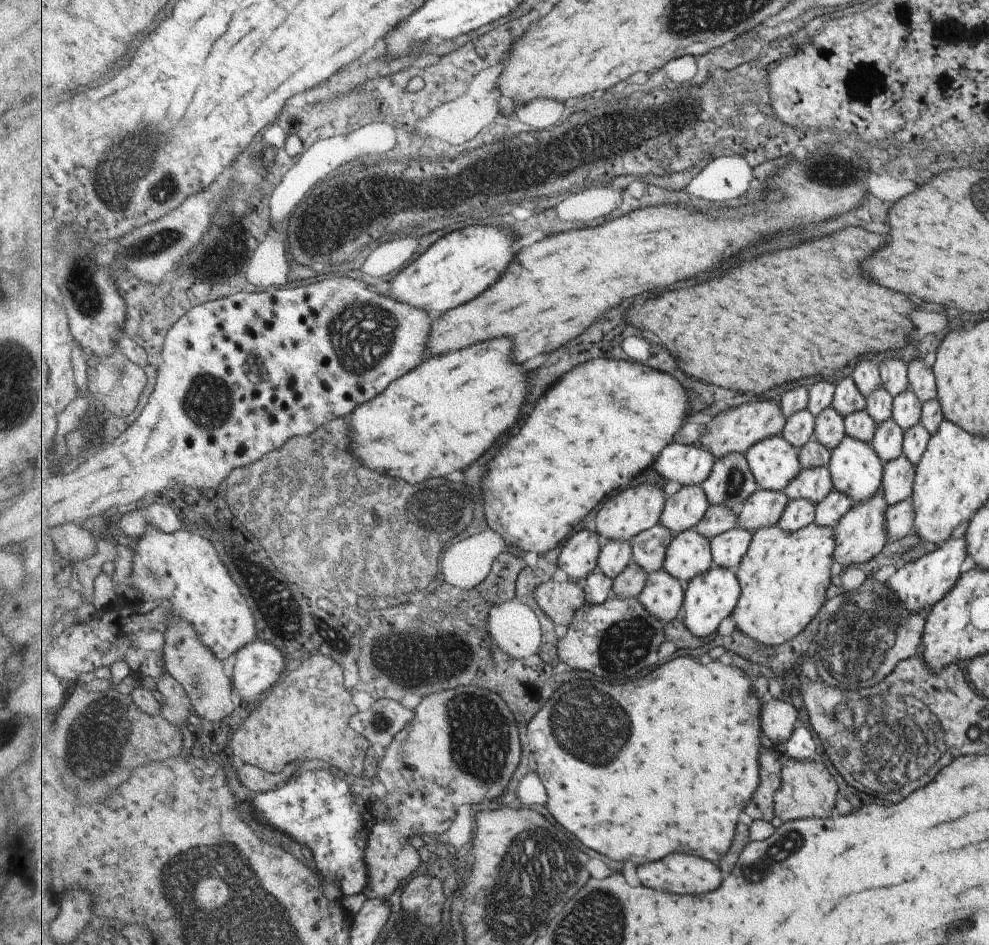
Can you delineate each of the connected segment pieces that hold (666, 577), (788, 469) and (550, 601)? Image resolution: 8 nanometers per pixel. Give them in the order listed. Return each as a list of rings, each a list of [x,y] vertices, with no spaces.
[[[665,568],[649,575],[649,581],[639,599],[652,614],[666,624],[683,617],[687,585]]]
[[[784,435],[759,442],[747,454],[760,488],[785,491],[800,476],[800,451]]]
[[[569,578],[564,582],[556,579],[544,583],[536,592],[536,602],[546,610],[554,622],[568,628],[572,626],[578,610],[586,606],[586,590],[583,583]]]

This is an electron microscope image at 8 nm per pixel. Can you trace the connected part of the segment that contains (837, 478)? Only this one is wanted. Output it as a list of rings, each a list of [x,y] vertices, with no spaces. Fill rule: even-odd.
[[[845,435],[844,440],[831,450],[831,457],[827,466],[831,471],[831,479],[834,481],[834,488],[850,498],[850,502],[864,504],[868,502],[876,492],[881,491],[883,475],[882,460],[872,450],[870,444],[856,440],[855,437]]]

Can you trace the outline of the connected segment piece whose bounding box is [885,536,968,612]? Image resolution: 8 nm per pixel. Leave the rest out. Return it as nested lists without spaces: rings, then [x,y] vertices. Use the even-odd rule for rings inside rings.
[[[950,538],[944,544],[941,544],[934,552],[918,558],[912,563],[901,563],[894,575],[892,575],[885,583],[894,596],[898,596],[900,604],[904,604],[904,608],[908,612],[924,612],[930,611],[936,606],[952,588],[960,575],[962,574],[962,562],[966,560],[966,540],[962,538]]]

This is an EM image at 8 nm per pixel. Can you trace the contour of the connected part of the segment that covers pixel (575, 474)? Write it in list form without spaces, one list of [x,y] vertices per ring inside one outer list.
[[[600,358],[600,360],[592,360],[592,362],[586,362],[582,366],[578,366],[576,370],[568,372],[532,410],[530,414],[530,420],[526,422],[524,426],[524,432],[522,436],[524,438],[510,438],[506,442],[506,446],[502,448],[502,452],[488,464],[488,472],[486,472],[486,482],[484,482],[484,492],[486,512],[490,529],[496,530],[498,534],[502,534],[506,538],[509,547],[518,546],[523,548],[527,552],[538,552],[538,554],[548,554],[552,552],[554,548],[558,548],[574,530],[580,522],[584,522],[584,518],[588,514],[592,514],[592,510],[604,502],[612,492],[614,488],[620,490],[620,488],[626,488],[634,482],[634,478],[638,474],[642,474],[646,468],[655,466],[660,455],[671,446],[672,443],[677,441],[677,436],[684,426],[688,424],[688,417],[692,416],[690,411],[690,400],[688,390],[670,374],[664,374],[660,370],[654,370],[646,364],[640,364],[640,362],[626,362],[626,360],[614,360],[614,358]]]

